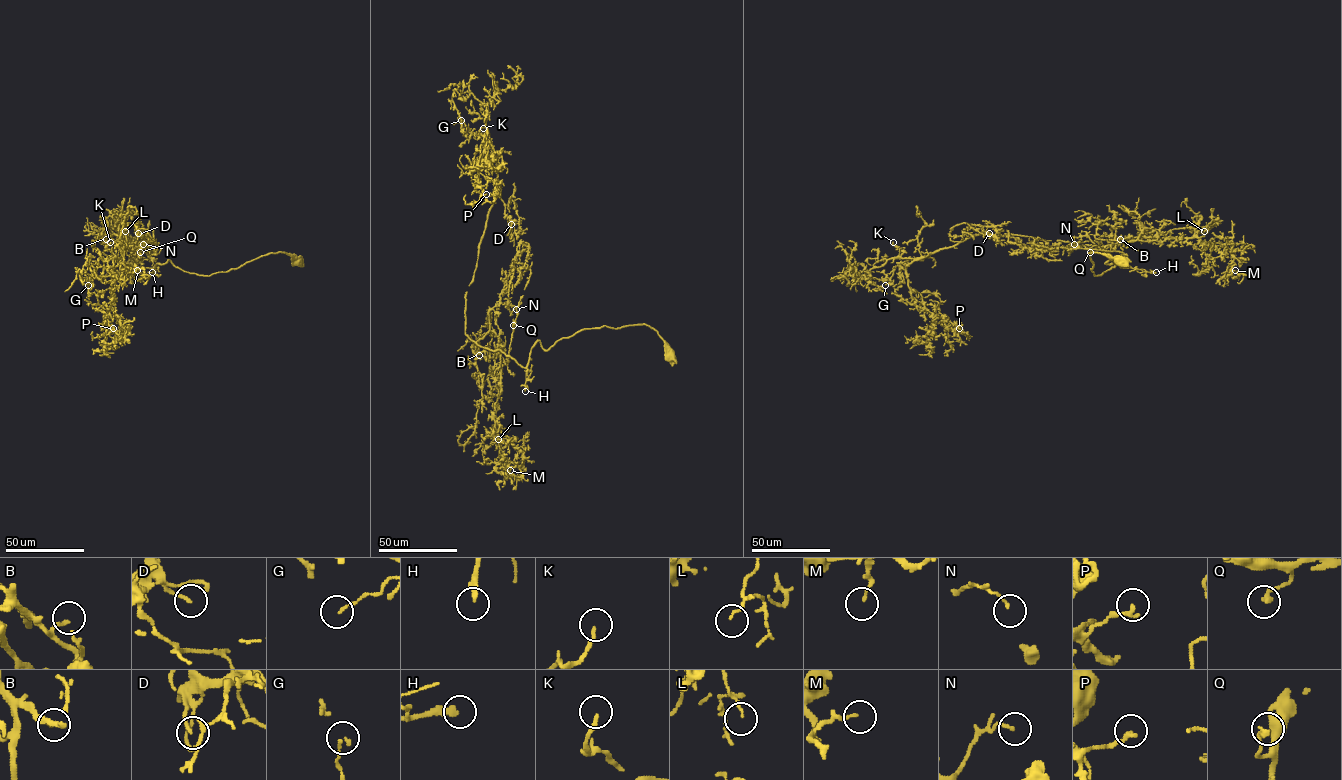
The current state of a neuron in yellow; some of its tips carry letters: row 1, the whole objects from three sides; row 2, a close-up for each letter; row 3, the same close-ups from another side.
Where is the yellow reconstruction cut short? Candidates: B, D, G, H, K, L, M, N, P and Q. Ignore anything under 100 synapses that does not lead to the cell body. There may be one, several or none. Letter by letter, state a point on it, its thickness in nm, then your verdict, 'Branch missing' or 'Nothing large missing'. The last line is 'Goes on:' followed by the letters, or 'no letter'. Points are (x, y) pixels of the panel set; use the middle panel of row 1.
B: Place: (479, 355). Thickness 130 nm. Nothing large missing
D: Place: (511, 224). Thickness 130 nm. Nothing large missing
G: Place: (461, 120). Thickness 110 nm. Nothing large missing
H: Place: (525, 391). Thickness 280 nm. Branch missing
K: Place: (483, 128). Thickness 170 nm. Nothing large missing
L: Place: (498, 439). Thickness 100 nm. Nothing large missing
M: Place: (510, 470). Thickness 130 nm. Nothing large missing
N: Place: (516, 309). Thickness 100 nm. Nothing large missing
P: Place: (486, 194). Thickness 200 nm. Nothing large missing
Q: Place: (513, 325). Thickness 220 nm. Nothing large missing
Goes on: H

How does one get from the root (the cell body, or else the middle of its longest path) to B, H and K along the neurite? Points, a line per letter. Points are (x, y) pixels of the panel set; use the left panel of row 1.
B: (297, 262), (278, 252), (209, 276), (169, 260), (138, 268), (93, 246), (98, 236), (106, 239)
H: (297, 262), (300, 259), (278, 252), (209, 276), (184, 272), (169, 260), (157, 263), (152, 272)
K: (297, 262), (269, 253), (203, 276), (107, 256), (116, 240), (143, 245), (130, 223), (120, 258), (110, 242)

